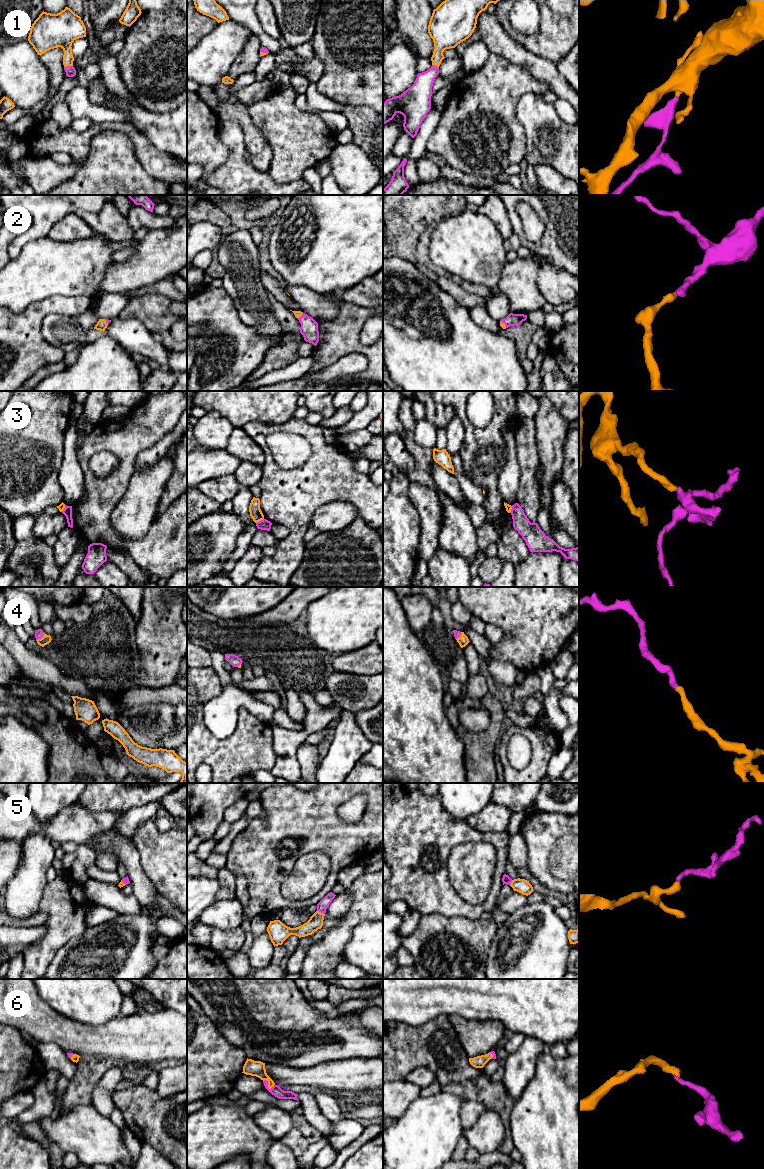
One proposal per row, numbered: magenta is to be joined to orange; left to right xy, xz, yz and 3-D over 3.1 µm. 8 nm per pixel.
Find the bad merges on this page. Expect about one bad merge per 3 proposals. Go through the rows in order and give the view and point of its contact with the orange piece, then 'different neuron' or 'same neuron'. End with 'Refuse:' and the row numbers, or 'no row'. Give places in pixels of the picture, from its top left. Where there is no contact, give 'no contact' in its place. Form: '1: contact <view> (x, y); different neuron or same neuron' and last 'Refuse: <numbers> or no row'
1: contact xy (68, 65); same neuron
2: contact xz (300, 316); same neuron
3: contact xz (259, 520); different neuron
4: contact xy (41, 638); same neuron
5: contact xz (320, 912); same neuron
6: contact xz (268, 1085); same neuron
Refuse: 3

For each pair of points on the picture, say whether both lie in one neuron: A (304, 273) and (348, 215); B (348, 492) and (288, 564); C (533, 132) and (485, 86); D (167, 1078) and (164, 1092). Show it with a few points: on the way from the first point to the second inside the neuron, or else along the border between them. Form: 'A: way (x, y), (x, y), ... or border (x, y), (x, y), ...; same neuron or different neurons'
A: way (308, 259), (338, 229); same neuron
B: way (324, 492), (297, 518), (295, 540); same neuron
C: border (522, 94), (516, 105), (516, 119), (525, 138); different neurons
D: way (167, 1081), (165, 1089); same neuron

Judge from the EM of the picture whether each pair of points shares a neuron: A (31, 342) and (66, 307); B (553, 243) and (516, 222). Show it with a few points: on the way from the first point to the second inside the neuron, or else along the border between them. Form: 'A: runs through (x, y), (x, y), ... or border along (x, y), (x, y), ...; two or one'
A: runs through (31, 329), (31, 323), (47, 307), (53, 307); one
B: runs through (542, 246), (530, 245), (520, 233); one

